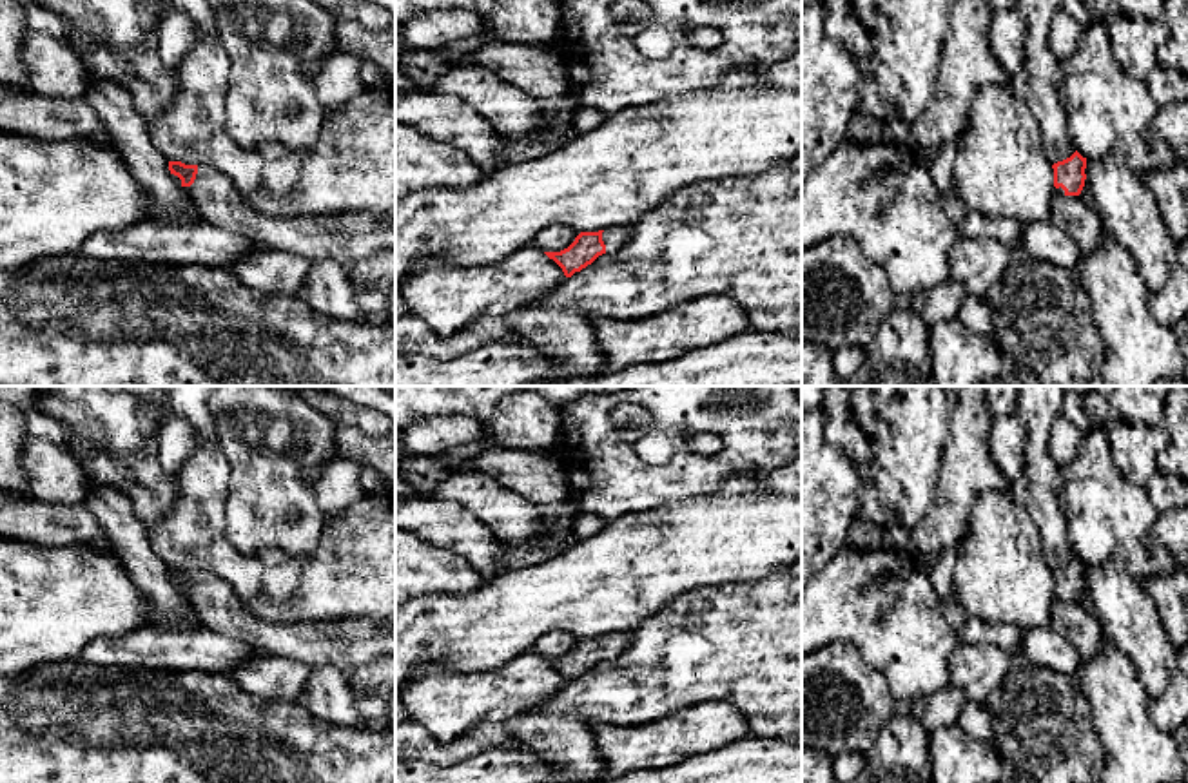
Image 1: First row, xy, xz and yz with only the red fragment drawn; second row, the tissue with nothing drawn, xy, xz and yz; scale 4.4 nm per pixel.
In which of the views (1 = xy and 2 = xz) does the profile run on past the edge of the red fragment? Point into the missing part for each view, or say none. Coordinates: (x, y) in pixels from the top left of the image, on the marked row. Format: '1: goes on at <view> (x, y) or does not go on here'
1: goes on at xy (347, 238)
2: goes on at xz (613, 238)

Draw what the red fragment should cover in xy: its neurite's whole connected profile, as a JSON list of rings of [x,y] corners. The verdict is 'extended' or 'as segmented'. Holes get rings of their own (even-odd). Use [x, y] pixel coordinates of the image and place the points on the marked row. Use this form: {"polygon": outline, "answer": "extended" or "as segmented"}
{"polygon": [[[169,161],[201,219],[232,234],[252,237],[261,246],[297,254],[310,263],[341,266],[395,248],[395,218],[350,212],[341,216],[272,218],[252,208],[232,179],[209,165]]], "answer": "extended"}

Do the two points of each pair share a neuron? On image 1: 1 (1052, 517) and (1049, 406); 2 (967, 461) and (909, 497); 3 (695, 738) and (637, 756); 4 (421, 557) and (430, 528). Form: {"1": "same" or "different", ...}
{"1": "same", "2": "different", "3": "same", "4": "different"}

